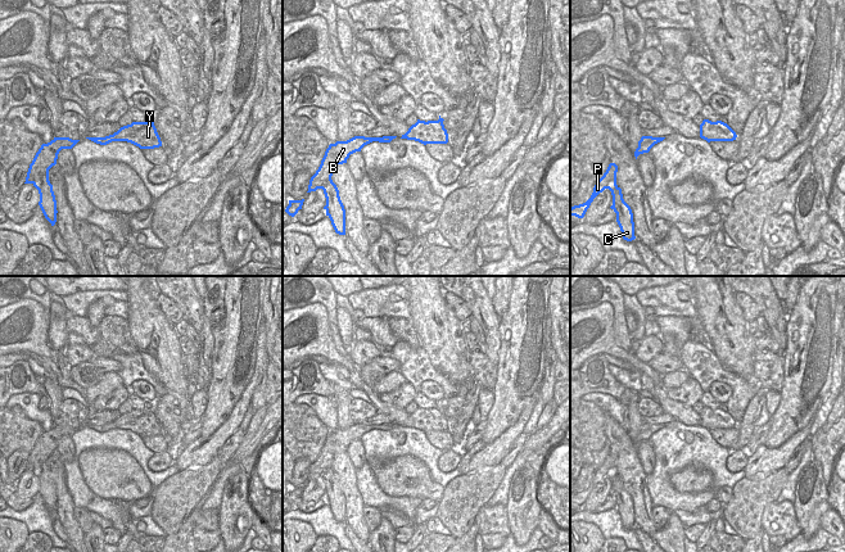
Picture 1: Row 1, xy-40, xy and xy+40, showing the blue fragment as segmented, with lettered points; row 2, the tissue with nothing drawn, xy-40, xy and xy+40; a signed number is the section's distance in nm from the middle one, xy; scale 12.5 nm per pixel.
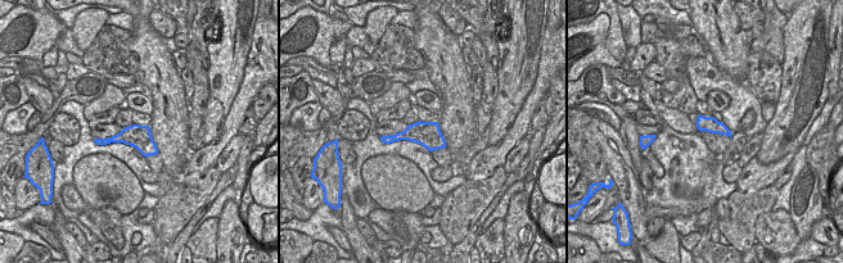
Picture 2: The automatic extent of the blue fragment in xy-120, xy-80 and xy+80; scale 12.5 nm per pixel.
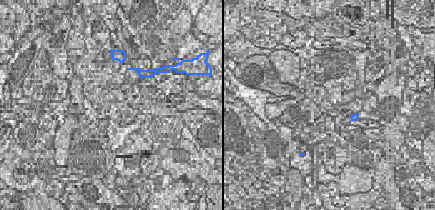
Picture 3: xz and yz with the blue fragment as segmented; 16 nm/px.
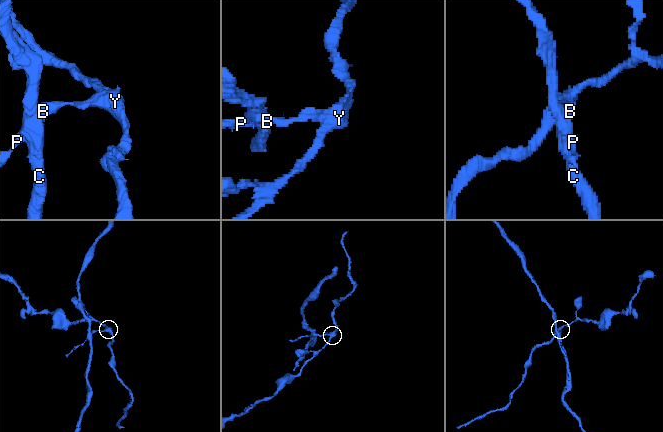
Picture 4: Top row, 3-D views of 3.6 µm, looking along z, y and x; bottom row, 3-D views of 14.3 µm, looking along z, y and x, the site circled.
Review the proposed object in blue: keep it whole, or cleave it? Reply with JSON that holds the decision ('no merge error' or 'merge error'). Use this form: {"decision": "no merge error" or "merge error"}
{"decision": "merge error"}

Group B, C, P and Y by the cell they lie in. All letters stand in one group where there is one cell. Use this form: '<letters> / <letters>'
B C P / Y

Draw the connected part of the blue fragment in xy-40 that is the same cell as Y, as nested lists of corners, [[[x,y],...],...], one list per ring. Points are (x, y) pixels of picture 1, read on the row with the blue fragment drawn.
[[[132,122],[121,127],[113,135],[105,137],[86,137],[96,144],[107,145],[112,141],[127,141],[140,149],[154,149],[162,146],[161,137],[153,122]]]

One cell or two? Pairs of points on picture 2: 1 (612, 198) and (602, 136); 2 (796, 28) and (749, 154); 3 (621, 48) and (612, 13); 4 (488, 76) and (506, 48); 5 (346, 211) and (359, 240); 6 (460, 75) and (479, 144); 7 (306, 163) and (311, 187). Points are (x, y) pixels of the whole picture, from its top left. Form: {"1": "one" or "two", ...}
{"1": "two", "2": "two", "3": "one", "4": "two", "5": "one", "6": "two", "7": "two"}

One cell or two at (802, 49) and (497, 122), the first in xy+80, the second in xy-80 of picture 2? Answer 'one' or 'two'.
one

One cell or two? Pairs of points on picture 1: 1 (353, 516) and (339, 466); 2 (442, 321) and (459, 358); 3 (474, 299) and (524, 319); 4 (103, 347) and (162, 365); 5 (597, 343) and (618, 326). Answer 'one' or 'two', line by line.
1: one
2: one
3: two
4: two
5: two

